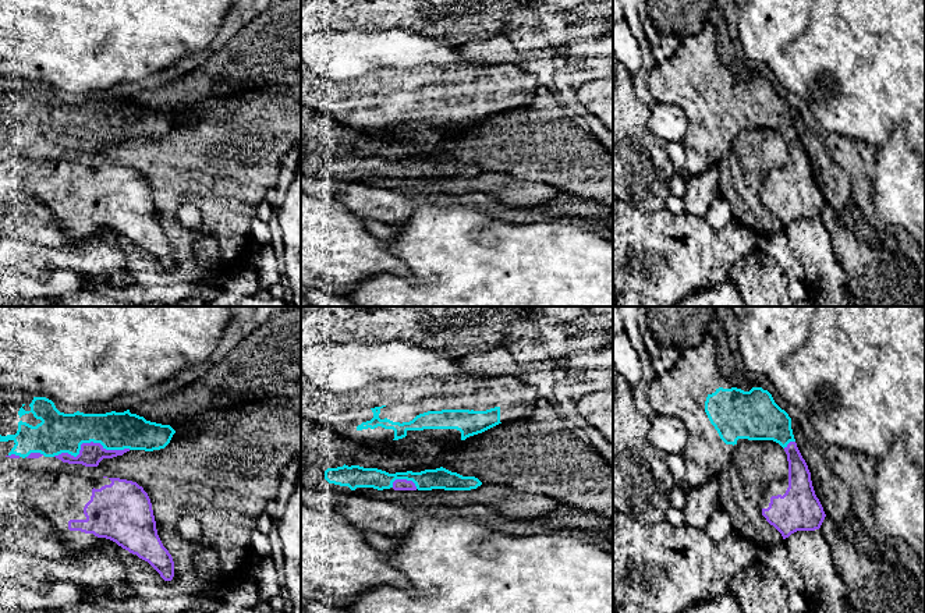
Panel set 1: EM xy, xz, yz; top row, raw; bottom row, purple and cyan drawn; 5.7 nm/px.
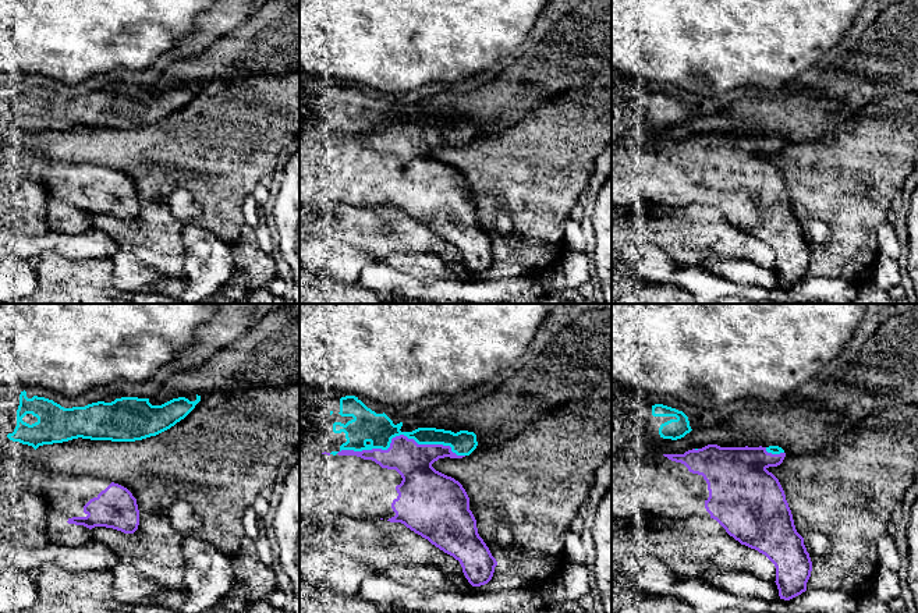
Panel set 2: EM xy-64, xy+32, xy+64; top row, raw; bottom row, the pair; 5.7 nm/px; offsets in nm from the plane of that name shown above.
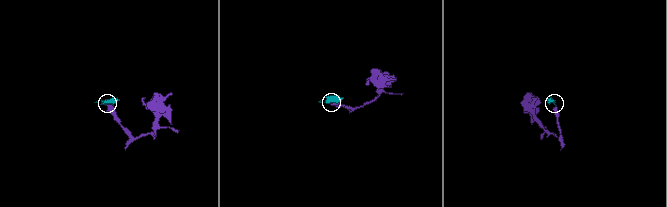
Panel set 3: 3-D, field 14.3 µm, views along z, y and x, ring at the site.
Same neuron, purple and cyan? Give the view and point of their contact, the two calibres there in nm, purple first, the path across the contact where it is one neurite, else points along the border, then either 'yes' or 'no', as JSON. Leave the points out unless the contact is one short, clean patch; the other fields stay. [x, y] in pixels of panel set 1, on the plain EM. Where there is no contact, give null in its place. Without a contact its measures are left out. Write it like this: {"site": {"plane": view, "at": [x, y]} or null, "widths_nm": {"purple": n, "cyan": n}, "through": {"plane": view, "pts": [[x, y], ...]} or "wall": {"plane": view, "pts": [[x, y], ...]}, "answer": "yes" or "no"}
{"site": {"plane": "xy", "at": [88, 131]}, "widths_nm": {"purple": 140, "cyan": 240}, "answer": "yes"}

